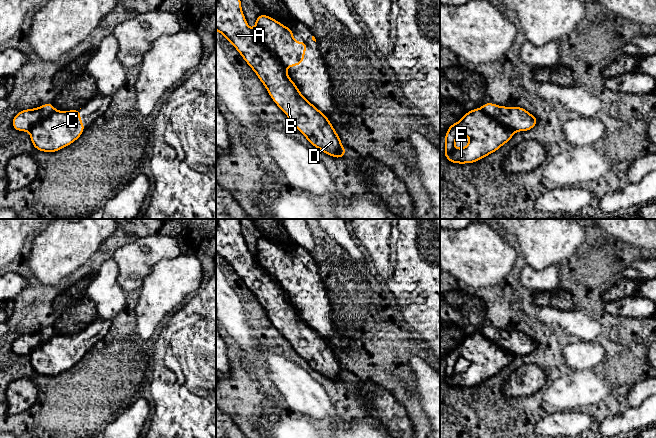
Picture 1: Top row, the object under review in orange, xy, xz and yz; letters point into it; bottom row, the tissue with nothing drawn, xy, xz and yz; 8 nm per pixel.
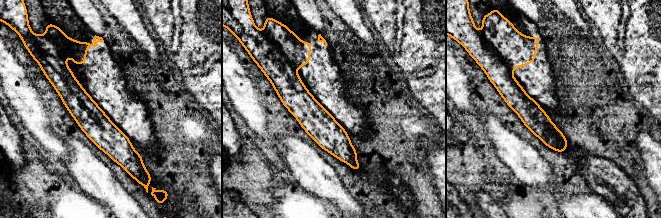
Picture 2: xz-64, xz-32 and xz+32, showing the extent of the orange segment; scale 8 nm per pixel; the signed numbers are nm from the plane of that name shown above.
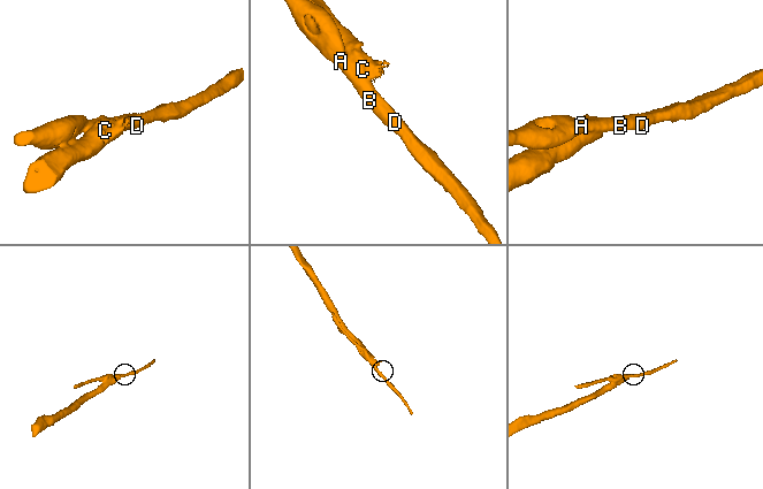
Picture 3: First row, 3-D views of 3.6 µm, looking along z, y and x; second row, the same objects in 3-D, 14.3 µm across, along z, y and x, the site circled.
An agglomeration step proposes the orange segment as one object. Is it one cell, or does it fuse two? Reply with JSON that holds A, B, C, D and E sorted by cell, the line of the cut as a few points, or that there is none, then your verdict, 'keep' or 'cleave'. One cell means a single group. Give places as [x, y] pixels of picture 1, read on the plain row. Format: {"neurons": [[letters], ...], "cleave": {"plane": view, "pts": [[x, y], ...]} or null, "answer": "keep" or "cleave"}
{"neurons": [["A", "B", "D"], ["C", "E"]], "cleave": {"plane": "xz", "pts": [[252, 255], [257, 263], [285, 292]]}, "answer": "cleave"}

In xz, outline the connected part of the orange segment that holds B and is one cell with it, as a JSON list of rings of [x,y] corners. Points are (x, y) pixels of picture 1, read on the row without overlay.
[[[216,219],[216,254],[223,258],[238,274],[250,292],[256,296],[259,304],[265,309],[273,325],[313,370],[335,382],[345,380],[346,374],[326,339],[301,319],[279,284],[268,275],[248,251],[241,234],[239,219]]]

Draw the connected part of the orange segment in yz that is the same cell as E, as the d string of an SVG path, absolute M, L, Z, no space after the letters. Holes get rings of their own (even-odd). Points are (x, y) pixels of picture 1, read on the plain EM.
M482 333L468 335L455 348L451 348L444 362L444 380L452 387L474 387L495 376L514 359L513 354L488 340ZM463 357L470 362L469 368L462 372L454 371L457 360Z

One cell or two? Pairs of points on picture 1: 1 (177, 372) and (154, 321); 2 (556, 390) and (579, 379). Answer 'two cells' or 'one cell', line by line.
1: two cells
2: one cell

